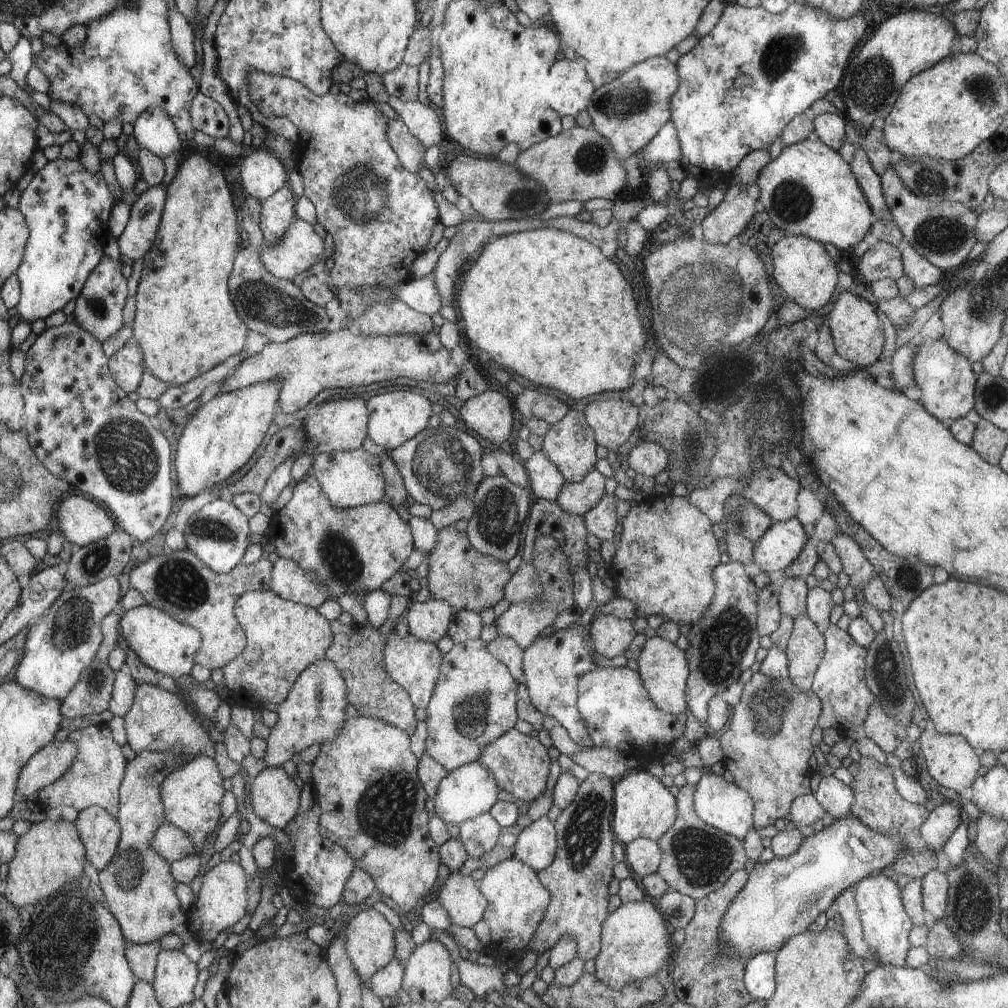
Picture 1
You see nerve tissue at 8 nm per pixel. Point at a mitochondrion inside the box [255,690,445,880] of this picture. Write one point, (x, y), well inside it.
(385, 809)

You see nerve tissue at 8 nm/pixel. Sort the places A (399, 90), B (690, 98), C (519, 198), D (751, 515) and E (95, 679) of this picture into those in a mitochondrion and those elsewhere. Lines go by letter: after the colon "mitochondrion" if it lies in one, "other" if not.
A: other
B: other
C: mitochondrion
D: mitochondrion
E: mitochondrion

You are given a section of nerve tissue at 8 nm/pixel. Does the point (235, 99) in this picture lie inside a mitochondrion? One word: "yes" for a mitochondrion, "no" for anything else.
no

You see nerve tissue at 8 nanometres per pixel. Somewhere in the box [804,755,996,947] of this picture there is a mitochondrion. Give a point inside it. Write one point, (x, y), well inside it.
(974, 899)

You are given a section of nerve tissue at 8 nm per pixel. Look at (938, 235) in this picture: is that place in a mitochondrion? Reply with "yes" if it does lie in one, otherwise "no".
yes

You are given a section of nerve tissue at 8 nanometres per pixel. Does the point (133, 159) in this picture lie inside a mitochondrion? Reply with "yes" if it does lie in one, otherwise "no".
no

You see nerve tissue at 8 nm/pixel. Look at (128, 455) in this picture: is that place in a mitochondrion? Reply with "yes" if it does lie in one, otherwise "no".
yes

